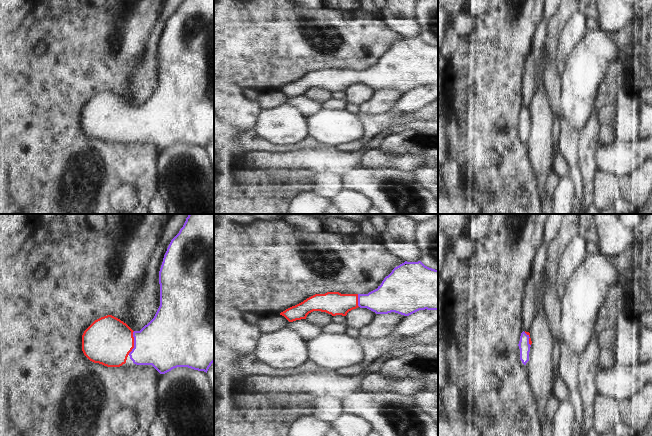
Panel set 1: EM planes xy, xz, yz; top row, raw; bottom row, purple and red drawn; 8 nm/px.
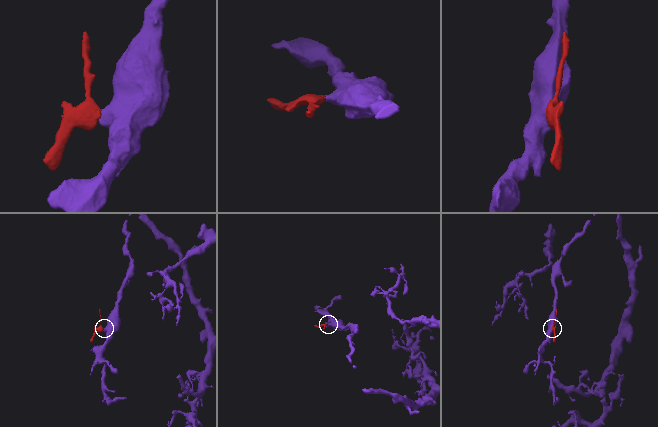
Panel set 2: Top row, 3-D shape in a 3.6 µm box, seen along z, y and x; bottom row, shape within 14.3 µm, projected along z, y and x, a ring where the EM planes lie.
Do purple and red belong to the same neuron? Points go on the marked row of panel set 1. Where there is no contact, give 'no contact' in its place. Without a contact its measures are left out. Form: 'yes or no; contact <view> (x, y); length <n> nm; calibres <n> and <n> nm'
yes; contact xy (134, 343); length 200 nm; calibres 420 and 380 nm

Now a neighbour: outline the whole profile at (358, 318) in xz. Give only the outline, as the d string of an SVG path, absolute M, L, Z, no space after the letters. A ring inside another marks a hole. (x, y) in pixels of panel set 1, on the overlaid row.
M356 308L349 311L346 315L346 324L352 328L361 330L373 322L376 313L367 308Z

